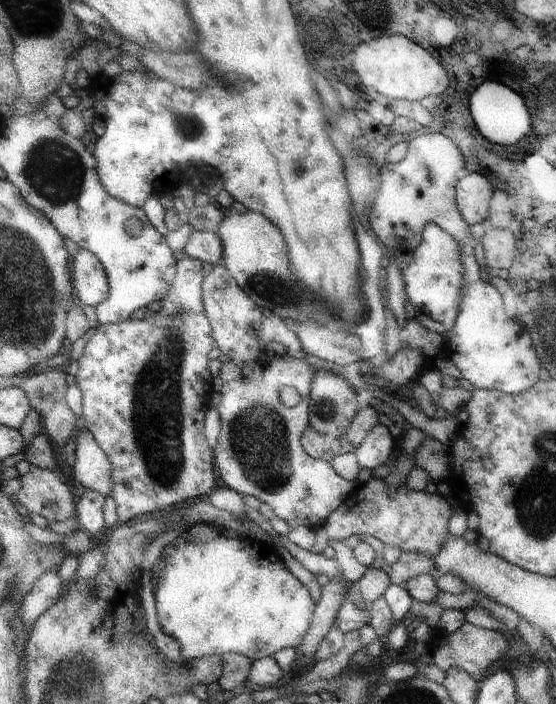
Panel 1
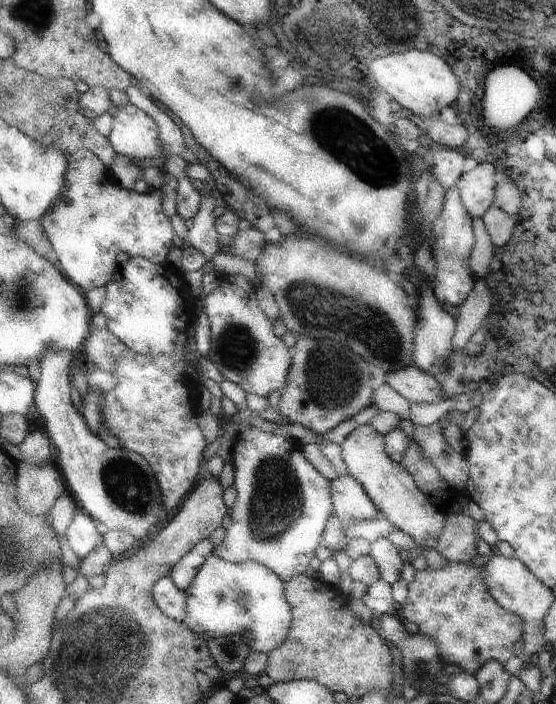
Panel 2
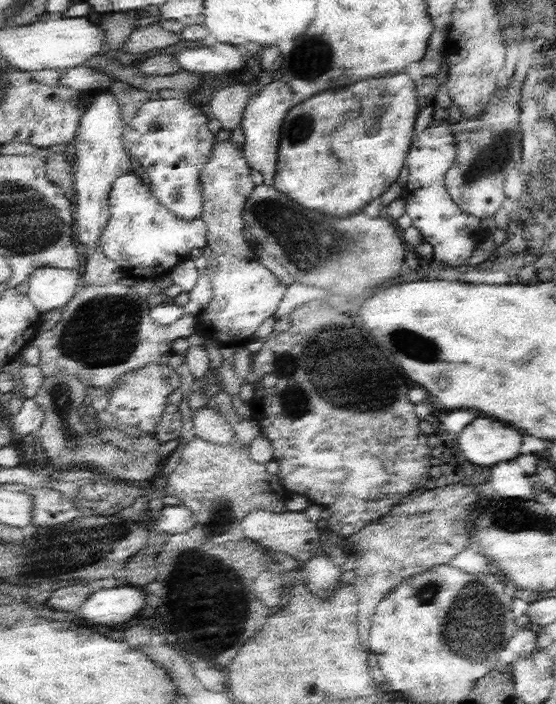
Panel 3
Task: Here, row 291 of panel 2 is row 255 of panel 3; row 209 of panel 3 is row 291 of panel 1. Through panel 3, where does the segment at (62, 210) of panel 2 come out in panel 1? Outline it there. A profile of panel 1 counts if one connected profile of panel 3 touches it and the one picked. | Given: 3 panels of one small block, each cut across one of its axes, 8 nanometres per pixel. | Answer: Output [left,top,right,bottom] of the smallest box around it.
[72,248,110,307]

